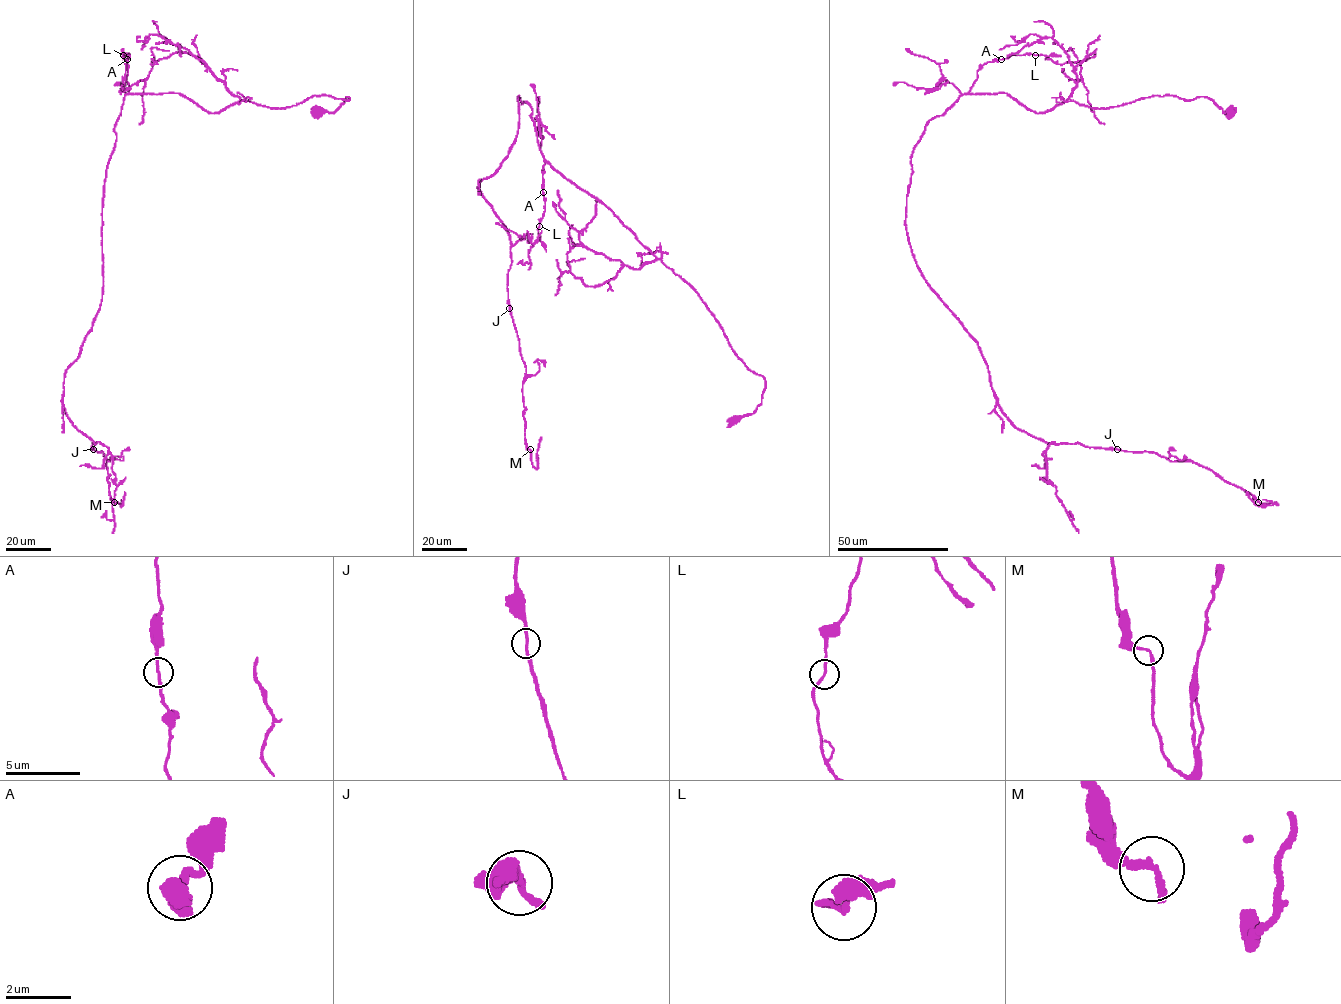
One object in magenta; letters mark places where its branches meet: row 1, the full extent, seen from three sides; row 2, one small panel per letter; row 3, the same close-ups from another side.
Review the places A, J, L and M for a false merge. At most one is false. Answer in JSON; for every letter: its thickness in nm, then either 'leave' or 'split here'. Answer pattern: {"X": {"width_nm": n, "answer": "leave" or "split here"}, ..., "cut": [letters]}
{"A": {"width_nm": 160, "answer": "leave"}, "J": {"width_nm": 180, "answer": "leave"}, "L": {"width_nm": 180, "answer": "leave"}, "M": {"width_nm": 190, "answer": "leave"}, "cut": []}

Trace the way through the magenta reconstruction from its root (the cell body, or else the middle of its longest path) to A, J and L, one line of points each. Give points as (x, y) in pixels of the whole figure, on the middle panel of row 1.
A: (733, 420), (752, 414), (761, 404), (764, 379), (738, 357), (699, 295), (609, 209), (544, 159), (543, 193)
J: (733, 420), (764, 379), (687, 283), (544, 159), (518, 97), (515, 140), (478, 186), (510, 241), (509, 308)
L: (733, 420), (752, 414), (761, 404), (764, 379), (738, 357), (687, 283), (609, 209), (544, 159), (539, 226)

